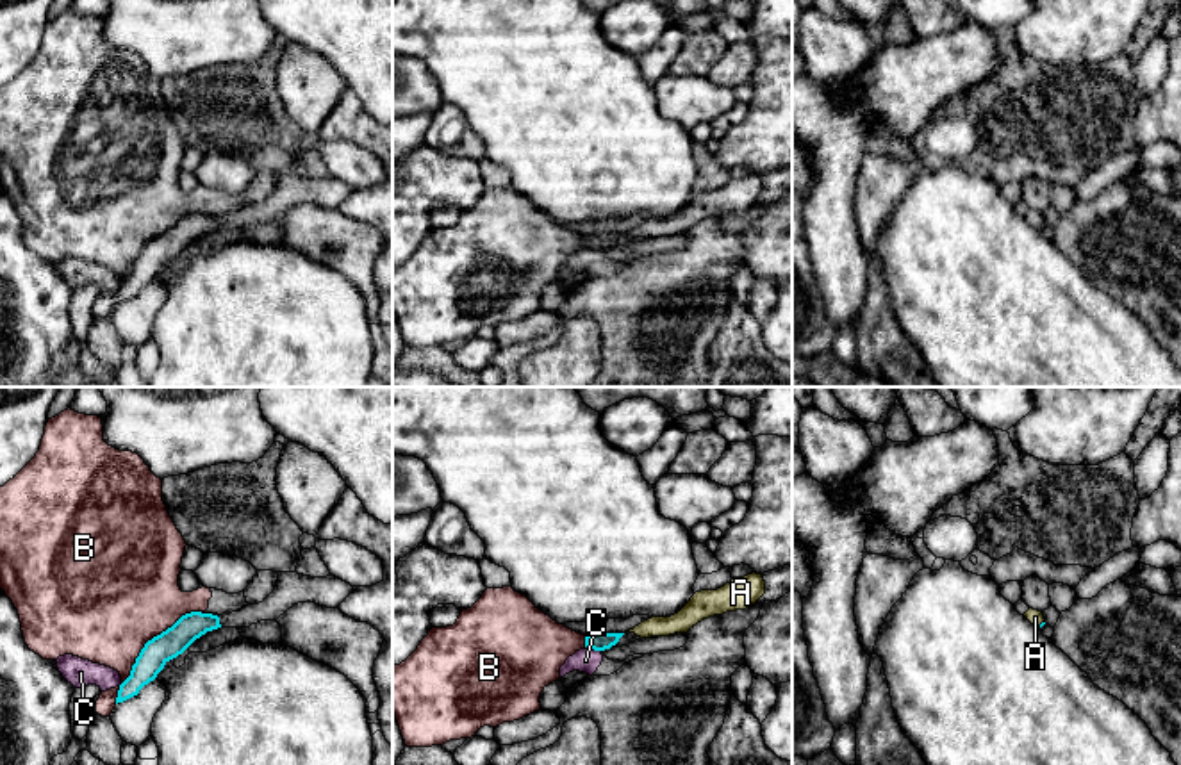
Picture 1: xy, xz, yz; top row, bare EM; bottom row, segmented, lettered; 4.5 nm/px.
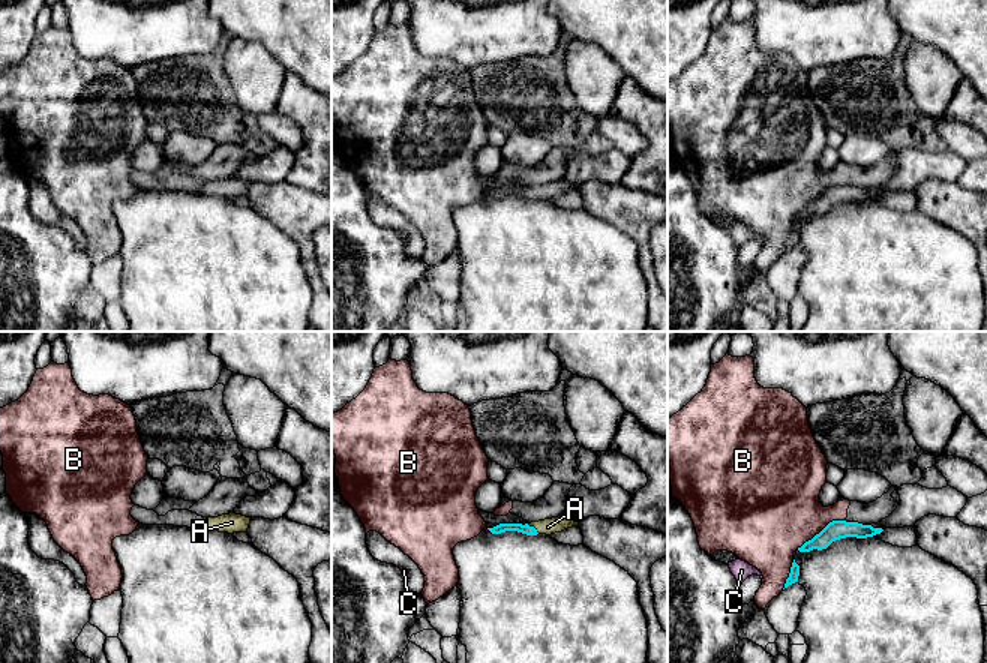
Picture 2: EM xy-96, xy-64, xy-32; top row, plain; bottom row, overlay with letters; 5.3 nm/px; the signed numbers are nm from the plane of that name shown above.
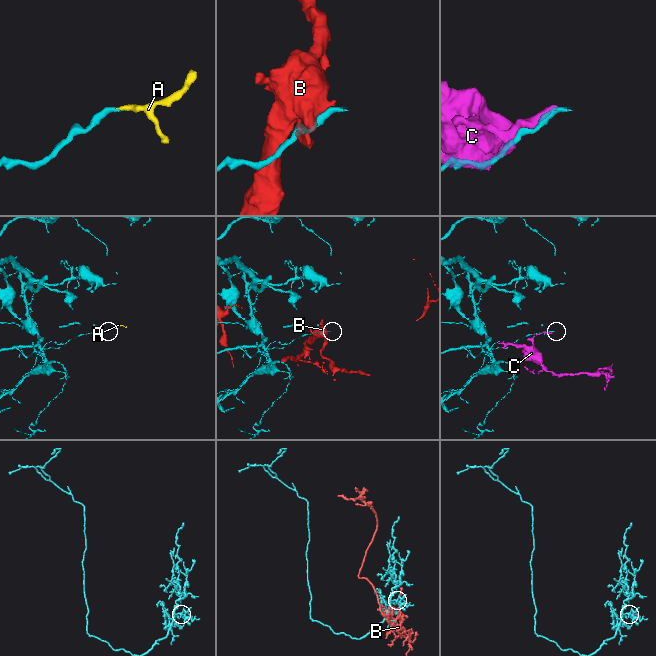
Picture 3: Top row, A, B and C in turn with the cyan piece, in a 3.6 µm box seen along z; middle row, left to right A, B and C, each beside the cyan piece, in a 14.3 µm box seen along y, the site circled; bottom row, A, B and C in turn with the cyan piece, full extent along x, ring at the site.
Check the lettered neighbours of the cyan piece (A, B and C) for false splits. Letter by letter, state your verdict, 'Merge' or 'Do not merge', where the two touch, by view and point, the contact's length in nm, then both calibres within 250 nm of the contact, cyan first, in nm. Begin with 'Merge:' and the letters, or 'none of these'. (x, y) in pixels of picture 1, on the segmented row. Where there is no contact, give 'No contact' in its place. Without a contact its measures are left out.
Merge: A
A: Merge. Touches cyan at yz (1040, 625). Shared border 40 nm. Thickness 20 nm (cyan) against 70 nm
B: Do not merge. Touches cyan at xy (154, 637). Shared border 480 nm. Thickness 130 nm (cyan) against 500 nm
C: Do not merge. Touches cyan at xz (596, 649). Shared border 50 nm. Thickness 80 nm (cyan) against 110 nm

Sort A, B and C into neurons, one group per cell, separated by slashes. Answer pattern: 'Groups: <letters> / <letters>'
Groups: A / B / C

